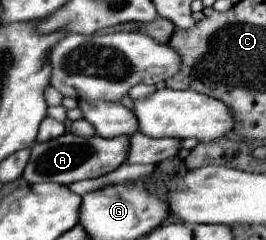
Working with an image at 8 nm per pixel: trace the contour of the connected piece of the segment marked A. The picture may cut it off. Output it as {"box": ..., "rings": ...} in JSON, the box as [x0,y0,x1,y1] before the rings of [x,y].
{"box":[23,133,129,185],"rings":[[[65,133],[61,137],[43,141],[43,143],[35,143],[31,147],[31,157],[29,163],[23,171],[23,179],[27,183],[59,183],[59,185],[67,185],[73,181],[81,181],[81,179],[93,179],[93,177],[101,177],[107,175],[109,171],[117,169],[125,157],[127,157],[127,147],[129,147],[129,137],[113,137],[113,139],[105,139],[105,137],[77,137],[73,133]]]}

